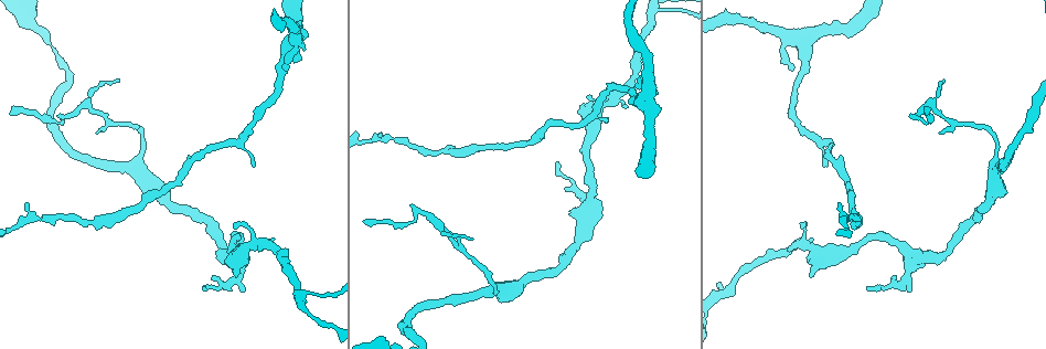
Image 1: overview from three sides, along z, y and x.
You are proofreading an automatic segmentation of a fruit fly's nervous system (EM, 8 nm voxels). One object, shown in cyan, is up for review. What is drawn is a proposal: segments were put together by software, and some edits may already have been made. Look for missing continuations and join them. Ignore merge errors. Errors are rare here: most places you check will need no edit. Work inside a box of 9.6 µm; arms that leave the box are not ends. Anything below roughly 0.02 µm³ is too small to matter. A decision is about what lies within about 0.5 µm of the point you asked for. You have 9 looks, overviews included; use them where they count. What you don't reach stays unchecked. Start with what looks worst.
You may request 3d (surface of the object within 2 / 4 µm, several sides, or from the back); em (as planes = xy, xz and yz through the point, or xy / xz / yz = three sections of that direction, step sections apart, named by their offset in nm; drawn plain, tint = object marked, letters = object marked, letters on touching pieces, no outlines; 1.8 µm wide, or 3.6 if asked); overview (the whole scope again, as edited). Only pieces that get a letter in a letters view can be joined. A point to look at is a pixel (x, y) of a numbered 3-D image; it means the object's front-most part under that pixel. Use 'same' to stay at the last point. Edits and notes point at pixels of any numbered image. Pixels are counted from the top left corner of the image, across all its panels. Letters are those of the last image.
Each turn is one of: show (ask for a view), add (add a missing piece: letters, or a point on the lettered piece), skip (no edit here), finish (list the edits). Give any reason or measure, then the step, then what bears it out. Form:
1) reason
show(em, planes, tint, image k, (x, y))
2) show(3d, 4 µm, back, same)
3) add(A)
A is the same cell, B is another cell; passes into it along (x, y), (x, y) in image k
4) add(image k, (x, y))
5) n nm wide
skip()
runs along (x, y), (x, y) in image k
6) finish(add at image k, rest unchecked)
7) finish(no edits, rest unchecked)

an open end
show(em, xz, step 4, tint, image 1, (286, 70))

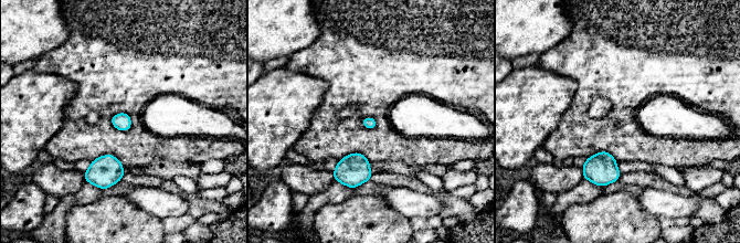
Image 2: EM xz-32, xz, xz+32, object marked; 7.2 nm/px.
another direction
show(em, planes, letters, same)

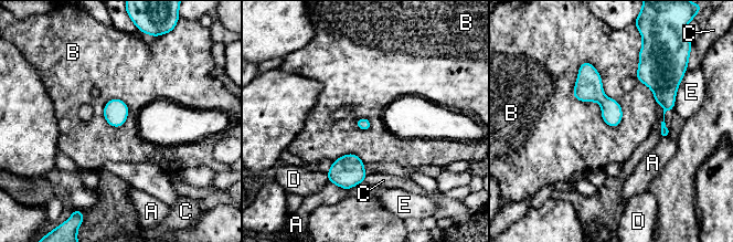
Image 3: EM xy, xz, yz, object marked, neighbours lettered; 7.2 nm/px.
skip()
A, B, C, D and E are other cells; none of them fits

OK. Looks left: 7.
thin neck
show(em, planes, tint, image 1, (36, 219))

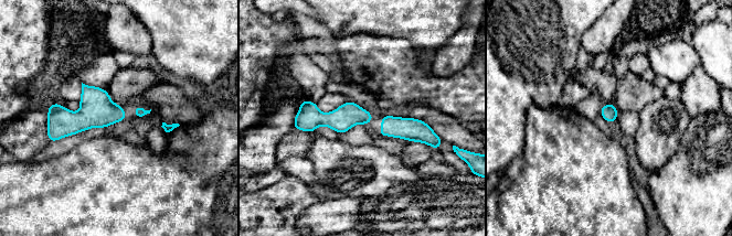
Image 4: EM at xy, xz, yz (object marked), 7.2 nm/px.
what lies round it
show(em, planes, letters, same)

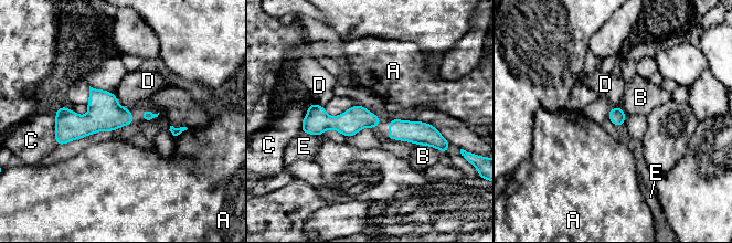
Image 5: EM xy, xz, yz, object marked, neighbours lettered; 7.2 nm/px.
skip()
A, B, C, D and E are other cells; border along (417, 144), (433, 146), (441, 150) in image 5; no lettered piece goes on from it

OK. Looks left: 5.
thin end
show(em, xy, step 16, tint, image 1, (826, 167))

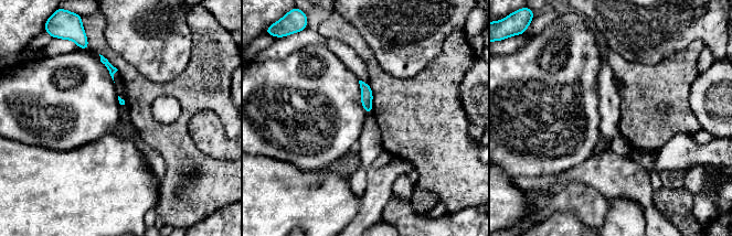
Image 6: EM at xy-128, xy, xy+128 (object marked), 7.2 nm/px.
another direction
show(em, planes, letters, same)

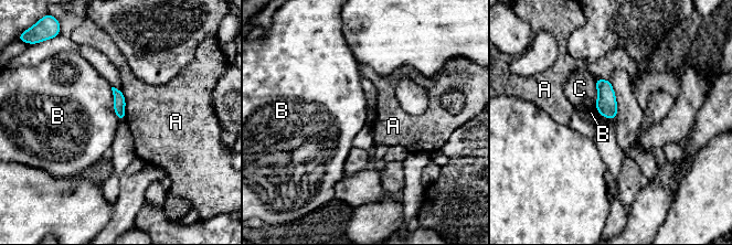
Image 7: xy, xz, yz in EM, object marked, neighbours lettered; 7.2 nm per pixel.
skip()
A, B and C are other cells; border along (110, 87), (114, 112), (119, 119) in image 7; none of them fits

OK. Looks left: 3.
tapers out
show(3d, 4 µm, image 1, (204, 287))

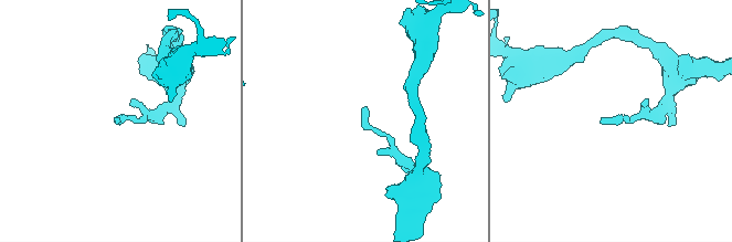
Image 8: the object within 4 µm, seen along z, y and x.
show(em, planes, letters, image 8, (602, 119))

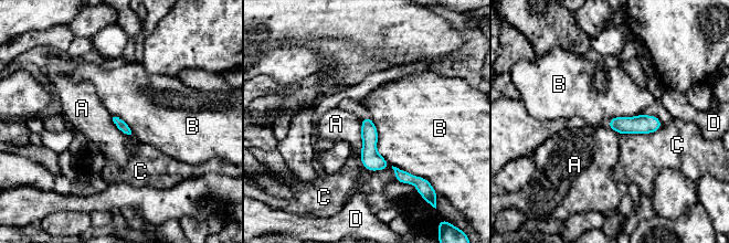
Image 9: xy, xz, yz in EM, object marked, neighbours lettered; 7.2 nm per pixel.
skip()
A, B, C and D are other cells; border along (370, 116), (377, 151), (389, 164) in image 9; no lettered piece goes on from it

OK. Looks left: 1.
finish(no edits, rest unchecked)

